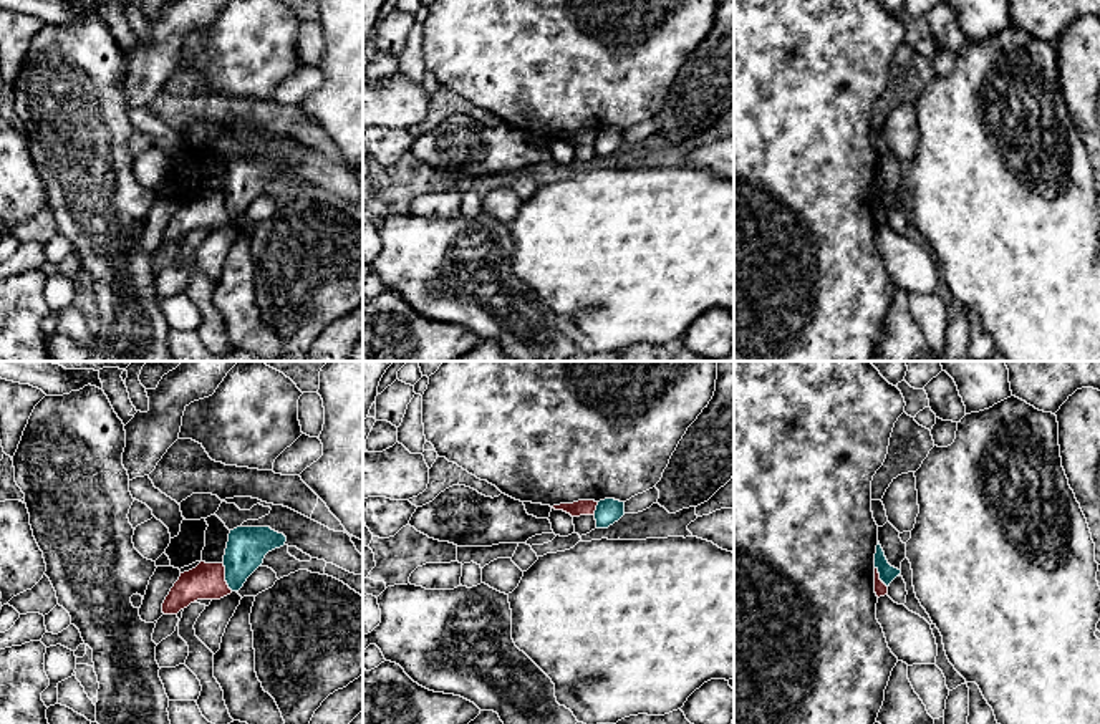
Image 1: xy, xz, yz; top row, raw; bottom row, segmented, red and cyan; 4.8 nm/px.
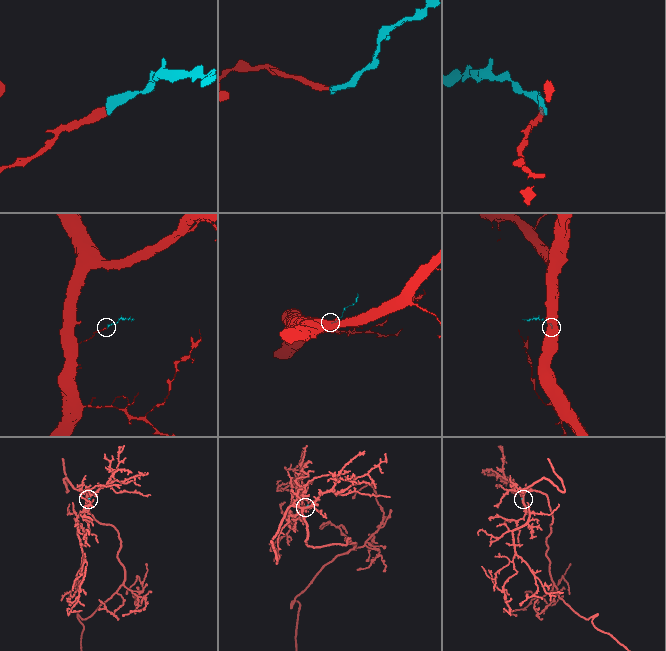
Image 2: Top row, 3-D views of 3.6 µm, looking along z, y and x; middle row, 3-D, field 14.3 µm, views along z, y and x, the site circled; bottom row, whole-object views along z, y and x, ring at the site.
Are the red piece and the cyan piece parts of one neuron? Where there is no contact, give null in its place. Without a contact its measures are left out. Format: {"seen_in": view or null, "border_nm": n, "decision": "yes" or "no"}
{"seen_in": "xy", "border_nm": 140, "decision": "no"}

